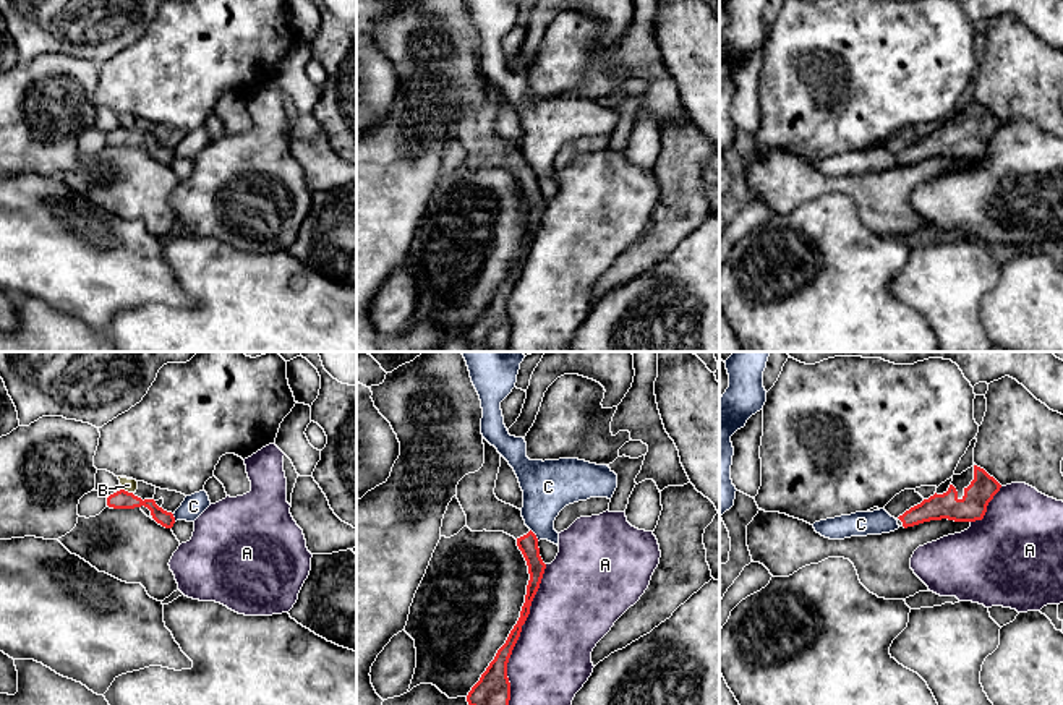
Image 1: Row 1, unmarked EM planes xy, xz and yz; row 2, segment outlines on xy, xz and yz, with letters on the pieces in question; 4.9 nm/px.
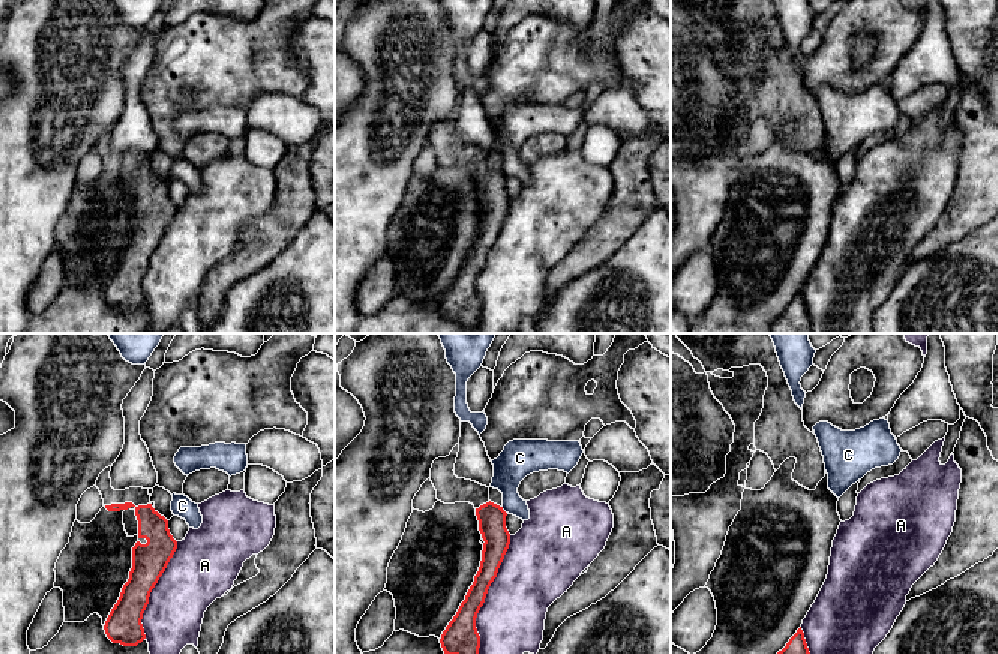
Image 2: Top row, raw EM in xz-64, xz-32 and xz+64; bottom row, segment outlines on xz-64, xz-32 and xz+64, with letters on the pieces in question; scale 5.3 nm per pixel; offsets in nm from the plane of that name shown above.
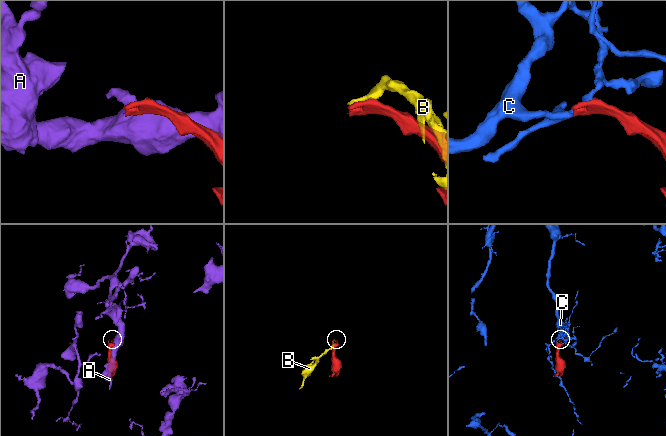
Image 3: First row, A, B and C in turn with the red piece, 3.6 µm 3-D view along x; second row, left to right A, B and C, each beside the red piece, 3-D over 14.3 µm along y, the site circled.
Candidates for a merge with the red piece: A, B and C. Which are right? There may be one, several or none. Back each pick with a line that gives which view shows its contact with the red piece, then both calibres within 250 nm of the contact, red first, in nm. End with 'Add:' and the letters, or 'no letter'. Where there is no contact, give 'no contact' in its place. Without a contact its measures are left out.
Add: no letter

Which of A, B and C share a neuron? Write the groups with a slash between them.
A / B / C

